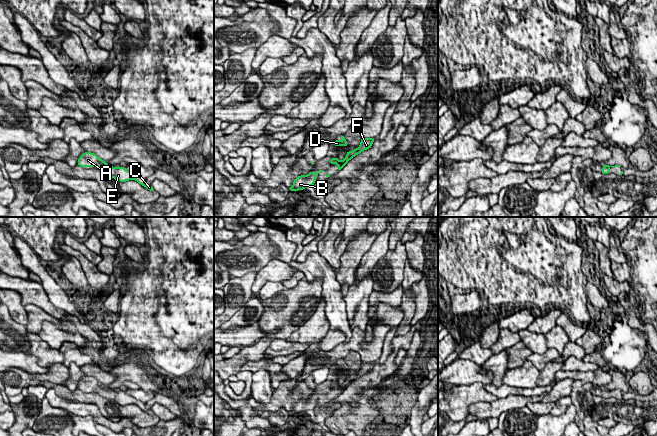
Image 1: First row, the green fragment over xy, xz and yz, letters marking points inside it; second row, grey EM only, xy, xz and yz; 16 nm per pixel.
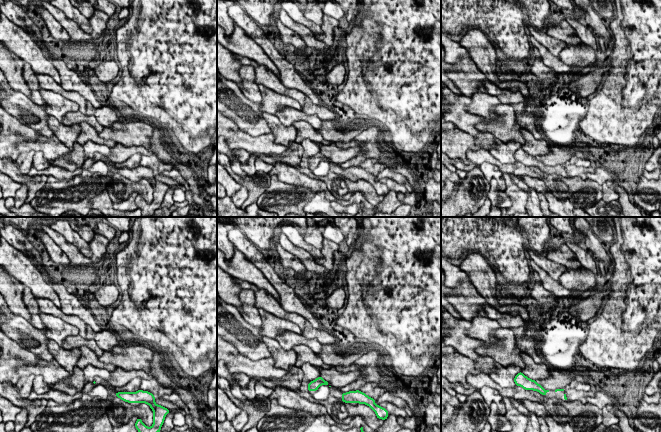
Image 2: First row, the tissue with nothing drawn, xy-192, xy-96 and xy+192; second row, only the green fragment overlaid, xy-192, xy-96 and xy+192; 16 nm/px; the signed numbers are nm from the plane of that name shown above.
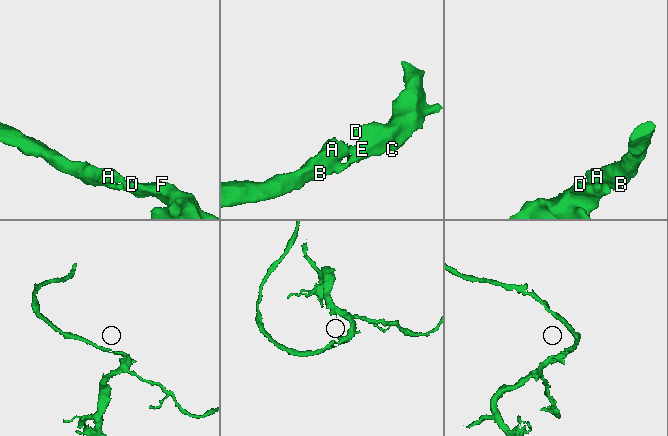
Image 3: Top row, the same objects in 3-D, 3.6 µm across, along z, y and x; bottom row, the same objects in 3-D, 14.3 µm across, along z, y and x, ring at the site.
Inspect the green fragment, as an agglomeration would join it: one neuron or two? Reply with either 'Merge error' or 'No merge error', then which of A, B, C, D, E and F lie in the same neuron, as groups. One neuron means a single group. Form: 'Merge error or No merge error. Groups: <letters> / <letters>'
No merge error. Groups: A B C D E F

